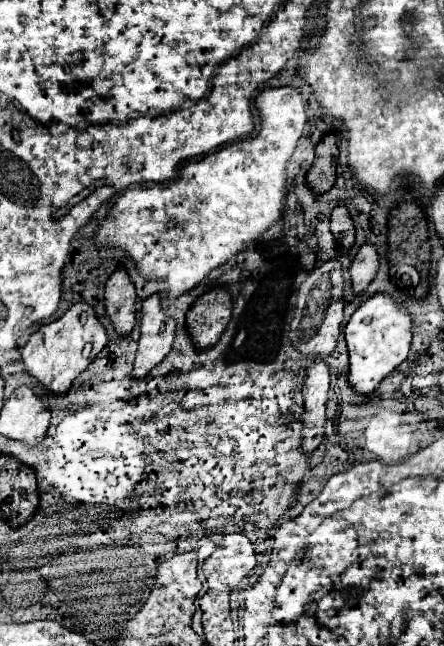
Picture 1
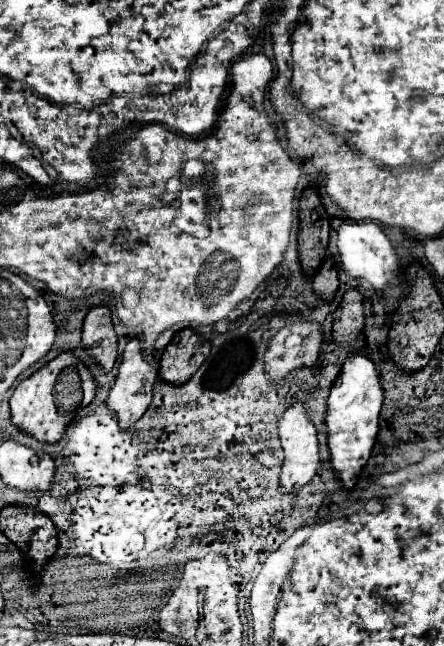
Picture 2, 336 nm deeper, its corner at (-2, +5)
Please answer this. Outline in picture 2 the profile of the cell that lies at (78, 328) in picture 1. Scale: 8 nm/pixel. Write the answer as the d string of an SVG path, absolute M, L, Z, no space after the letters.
M61 353L43 369L17 385L11 397L11 421L21 433L33 435L37 441L55 445L57 441L61 441L77 411L91 403L91 399L95 397L95 389L97 385L89 369L73 353Z

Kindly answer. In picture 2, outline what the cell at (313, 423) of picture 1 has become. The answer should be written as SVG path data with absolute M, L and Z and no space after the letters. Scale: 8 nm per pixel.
M293 403L285 415L279 421L279 437L281 437L281 445L285 451L285 459L283 459L283 467L281 467L281 475L279 475L279 485L281 485L281 493L297 493L303 485L307 485L317 467L319 467L319 443L317 443L317 431L315 425L311 423L311 419L307 417L307 409L303 403Z

